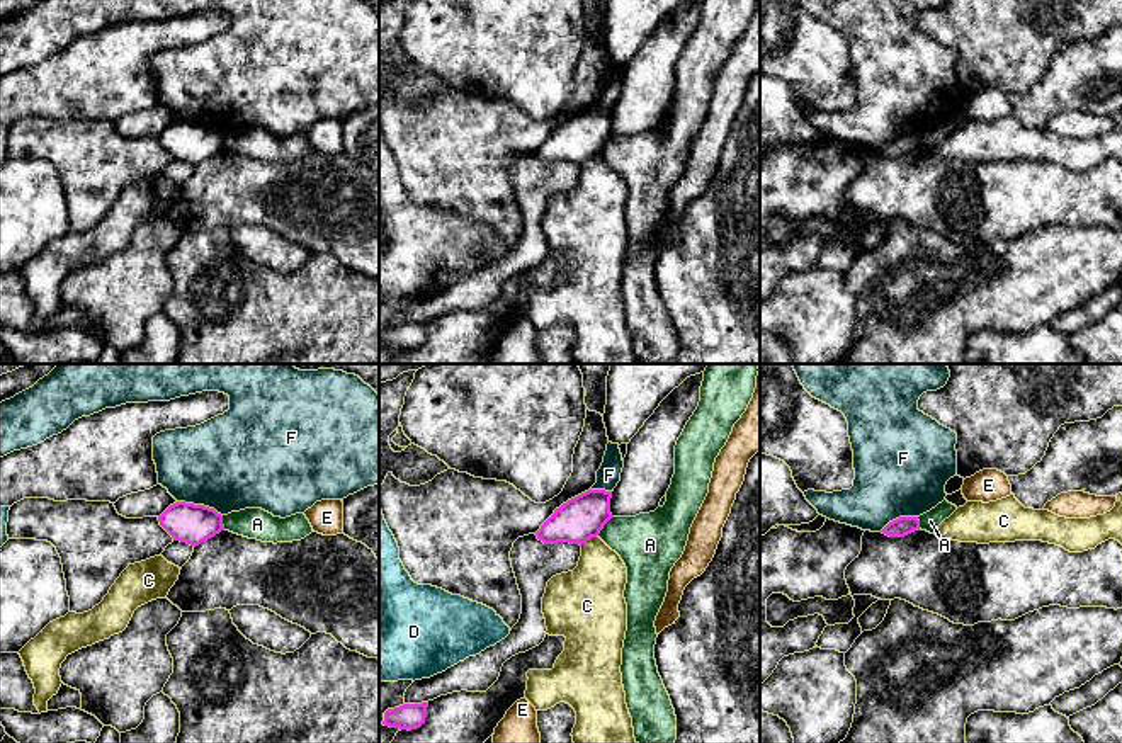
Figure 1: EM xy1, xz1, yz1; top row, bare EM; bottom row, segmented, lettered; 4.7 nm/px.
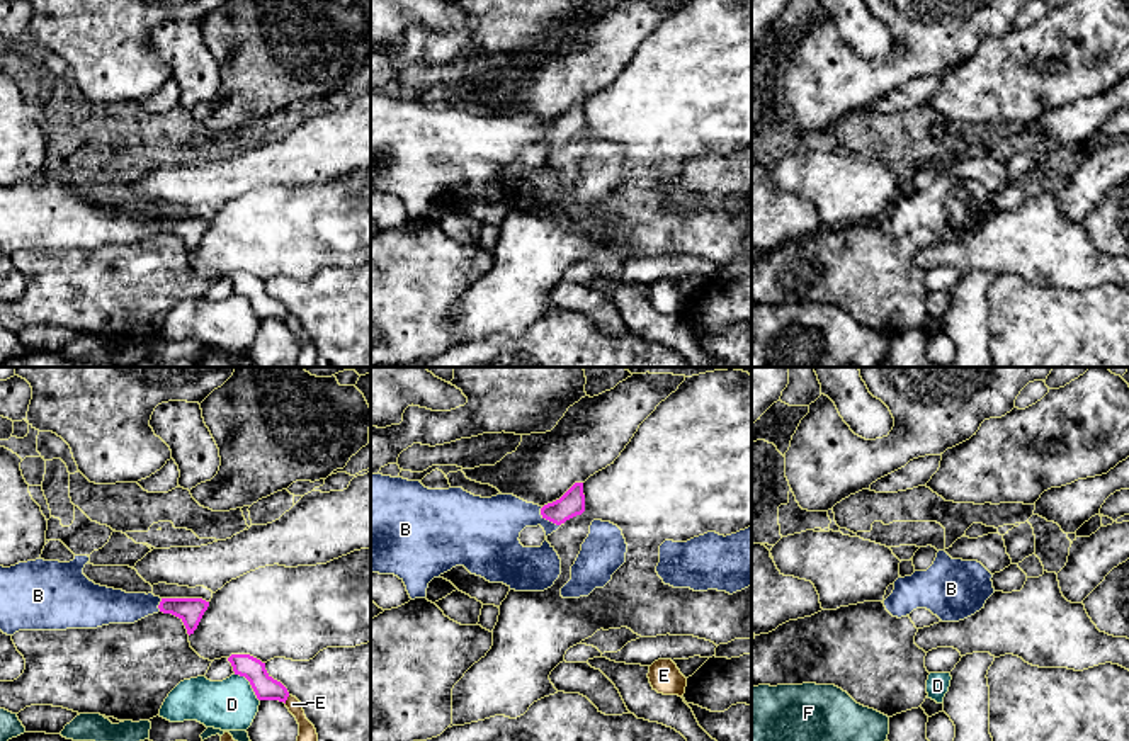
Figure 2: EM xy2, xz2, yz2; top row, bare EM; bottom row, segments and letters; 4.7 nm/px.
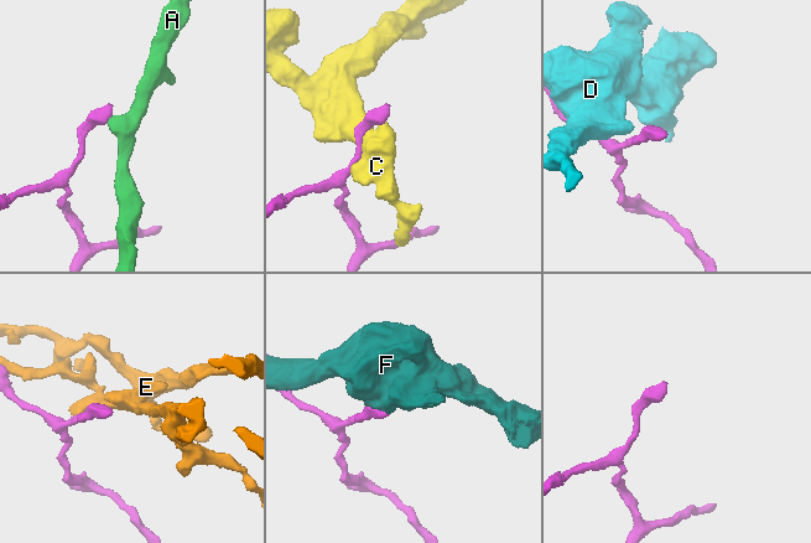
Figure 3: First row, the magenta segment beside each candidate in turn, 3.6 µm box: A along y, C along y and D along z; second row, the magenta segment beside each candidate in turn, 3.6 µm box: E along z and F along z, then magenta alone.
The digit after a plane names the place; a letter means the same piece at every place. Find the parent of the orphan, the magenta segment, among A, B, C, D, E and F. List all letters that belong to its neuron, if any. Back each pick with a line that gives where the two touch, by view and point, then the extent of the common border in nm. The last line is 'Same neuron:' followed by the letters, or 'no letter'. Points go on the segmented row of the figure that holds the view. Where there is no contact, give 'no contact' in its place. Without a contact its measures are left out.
B: xz2 (550, 520) | 140 nm
Same neuron: B

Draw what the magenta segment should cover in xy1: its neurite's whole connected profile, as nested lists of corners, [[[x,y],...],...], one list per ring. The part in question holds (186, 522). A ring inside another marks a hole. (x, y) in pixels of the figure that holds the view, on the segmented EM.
[[[185,502],[170,505],[158,520],[173,541],[194,547],[224,530],[223,515],[214,508]]]

